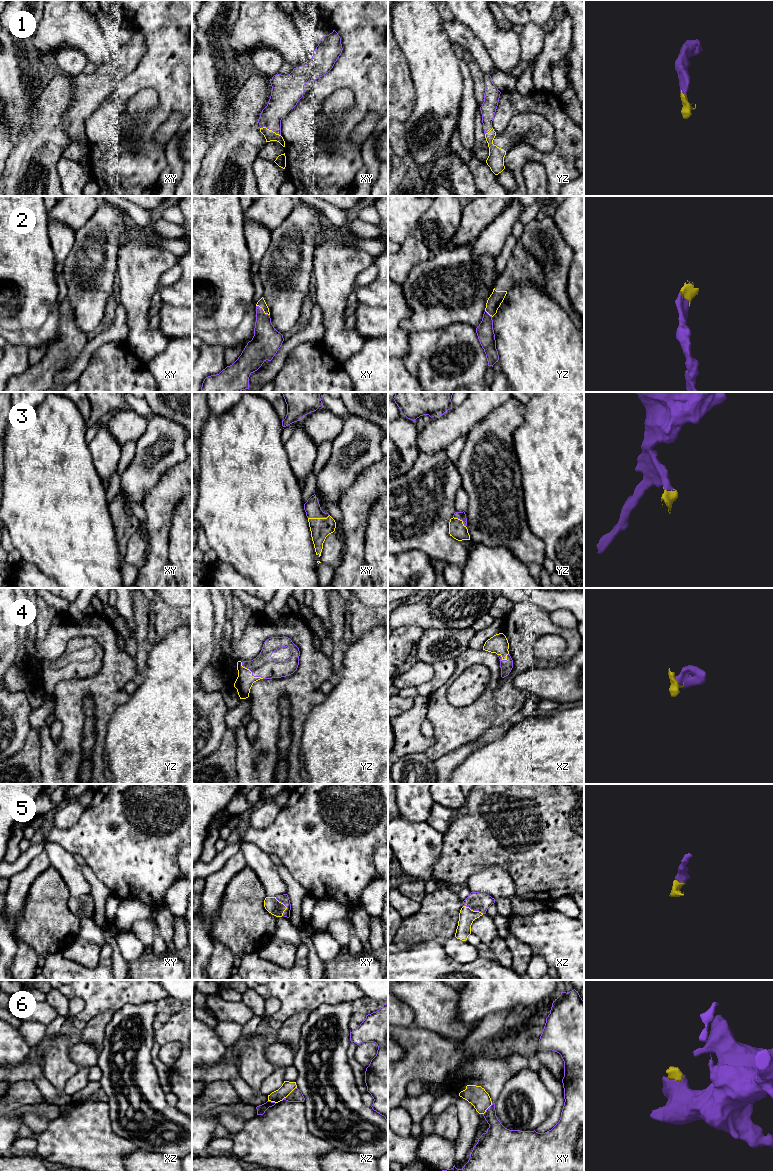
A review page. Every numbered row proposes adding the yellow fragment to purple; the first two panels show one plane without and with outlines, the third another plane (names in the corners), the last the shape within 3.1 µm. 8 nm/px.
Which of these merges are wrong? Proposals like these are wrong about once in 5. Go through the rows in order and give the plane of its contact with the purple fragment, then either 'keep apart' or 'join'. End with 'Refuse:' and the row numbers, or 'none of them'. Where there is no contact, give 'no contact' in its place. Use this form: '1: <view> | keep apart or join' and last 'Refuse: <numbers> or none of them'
1: xy | join
2: xy | join
3: xy | join
4: yz | join
5: xy | join
6: xz | keep apart
Refuse: 6

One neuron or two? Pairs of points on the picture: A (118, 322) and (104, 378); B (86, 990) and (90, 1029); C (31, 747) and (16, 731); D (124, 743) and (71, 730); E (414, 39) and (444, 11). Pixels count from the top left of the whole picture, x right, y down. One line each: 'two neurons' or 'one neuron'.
A: two neurons
B: two neurons
C: two neurons
D: two neurons
E: two neurons

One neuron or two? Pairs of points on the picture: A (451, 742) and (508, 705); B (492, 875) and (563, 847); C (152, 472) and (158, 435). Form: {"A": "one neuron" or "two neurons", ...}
{"A": "one neuron", "B": "two neurons", "C": "one neuron"}

